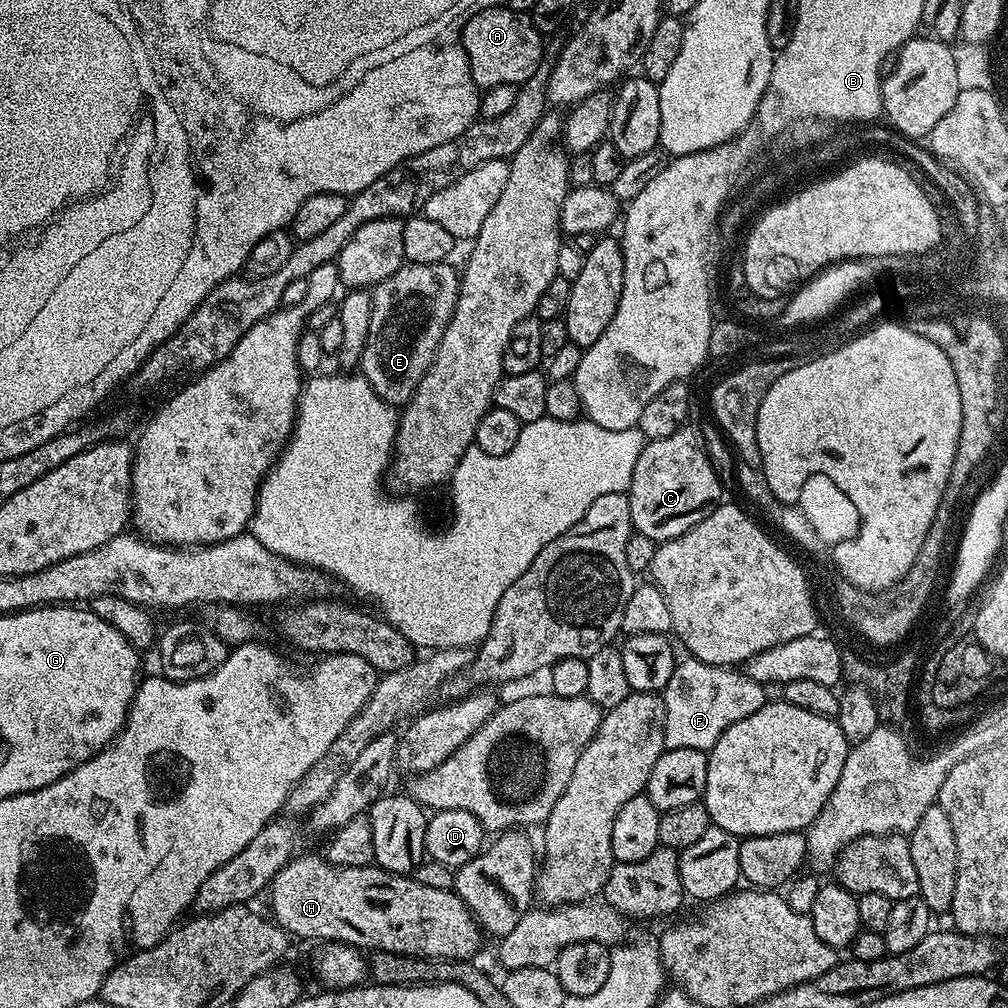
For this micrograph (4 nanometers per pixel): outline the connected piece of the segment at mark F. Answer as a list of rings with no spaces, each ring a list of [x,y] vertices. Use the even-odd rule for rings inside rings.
[[[695,658],[679,661],[663,690],[664,747],[708,752],[742,718],[750,718],[764,704],[763,685],[754,682],[747,671],[730,666],[707,664]]]

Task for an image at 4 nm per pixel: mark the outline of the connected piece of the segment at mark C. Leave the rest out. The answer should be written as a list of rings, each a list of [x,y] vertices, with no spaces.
[[[691,427],[679,428],[670,438],[658,438],[645,443],[642,454],[638,454],[638,462],[634,466],[632,481],[627,490],[628,501],[630,502],[630,518],[635,531],[646,534],[646,538],[663,542],[673,540],[686,530],[690,530],[702,518],[706,518],[709,512],[721,503],[720,476],[712,465],[710,457],[704,453],[704,444],[696,432],[691,432]]]

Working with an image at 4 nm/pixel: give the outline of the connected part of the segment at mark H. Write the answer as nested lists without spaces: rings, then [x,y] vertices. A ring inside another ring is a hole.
[[[296,854],[288,865],[278,870],[278,874],[270,882],[266,896],[272,899],[271,915],[275,923],[285,933],[293,932],[304,940],[350,944],[361,950],[393,952],[403,956],[429,956],[435,960],[472,960],[480,948],[482,929],[472,911],[455,891],[434,890],[434,886],[422,886],[422,882],[411,875],[388,872],[384,868],[338,868],[329,864],[323,855]]]

